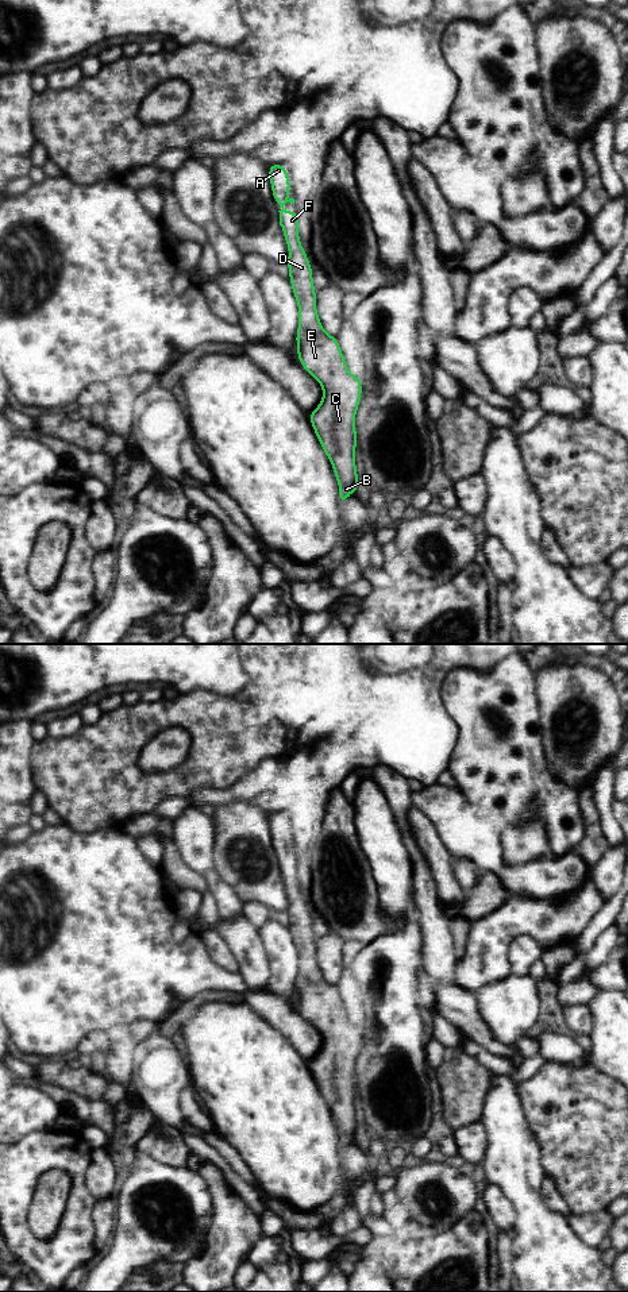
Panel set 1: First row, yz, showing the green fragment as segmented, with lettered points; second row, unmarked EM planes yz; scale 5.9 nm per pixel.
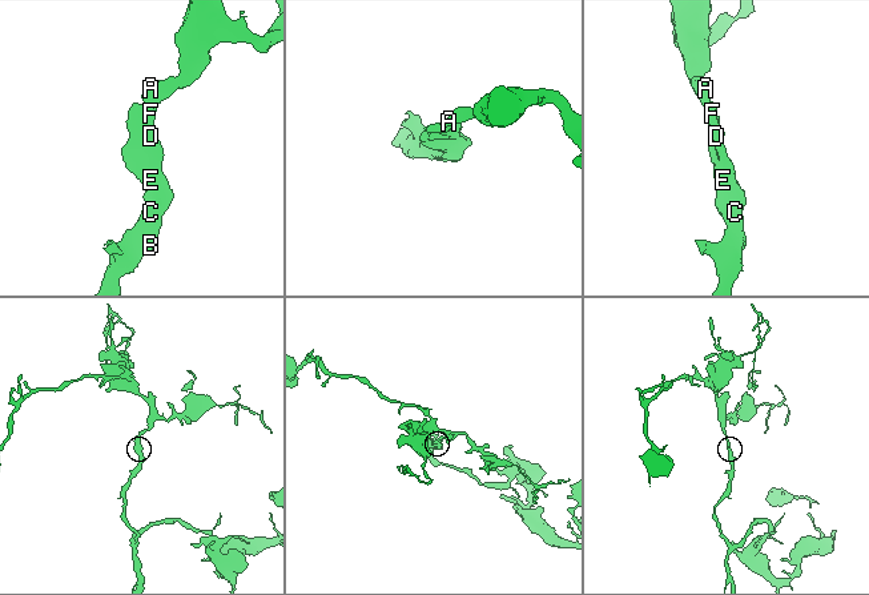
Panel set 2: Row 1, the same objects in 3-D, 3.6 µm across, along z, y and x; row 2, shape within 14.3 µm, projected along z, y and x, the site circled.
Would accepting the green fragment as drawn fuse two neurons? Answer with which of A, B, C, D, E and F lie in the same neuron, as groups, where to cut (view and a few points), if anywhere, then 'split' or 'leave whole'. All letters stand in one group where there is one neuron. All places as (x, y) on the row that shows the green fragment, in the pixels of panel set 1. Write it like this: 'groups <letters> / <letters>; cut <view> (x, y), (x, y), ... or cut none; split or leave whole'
groups A B C D E F; cut none; leave whole

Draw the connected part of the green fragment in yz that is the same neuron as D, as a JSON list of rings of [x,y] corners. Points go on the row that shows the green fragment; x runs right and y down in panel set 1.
[[[284,163],[266,166],[269,170],[273,198],[276,204],[282,208],[278,211],[280,225],[288,244],[289,258],[286,265],[289,267],[289,281],[298,306],[298,329],[296,332],[297,358],[303,369],[307,370],[323,389],[323,400],[316,409],[308,414],[308,417],[319,439],[319,444],[331,462],[336,482],[339,485],[339,494],[343,501],[359,490],[355,464],[355,414],[362,396],[362,379],[348,371],[338,338],[328,335],[320,323],[316,308],[316,289],[313,286],[312,266],[298,236],[298,211],[286,212],[284,209],[286,200],[290,204],[294,204],[294,198],[288,197],[290,192],[290,178],[288,176],[288,170]]]

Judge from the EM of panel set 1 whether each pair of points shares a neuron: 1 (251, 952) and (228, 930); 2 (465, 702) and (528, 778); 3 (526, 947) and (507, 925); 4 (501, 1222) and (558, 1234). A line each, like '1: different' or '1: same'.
1: same
2: same
3: different
4: different

